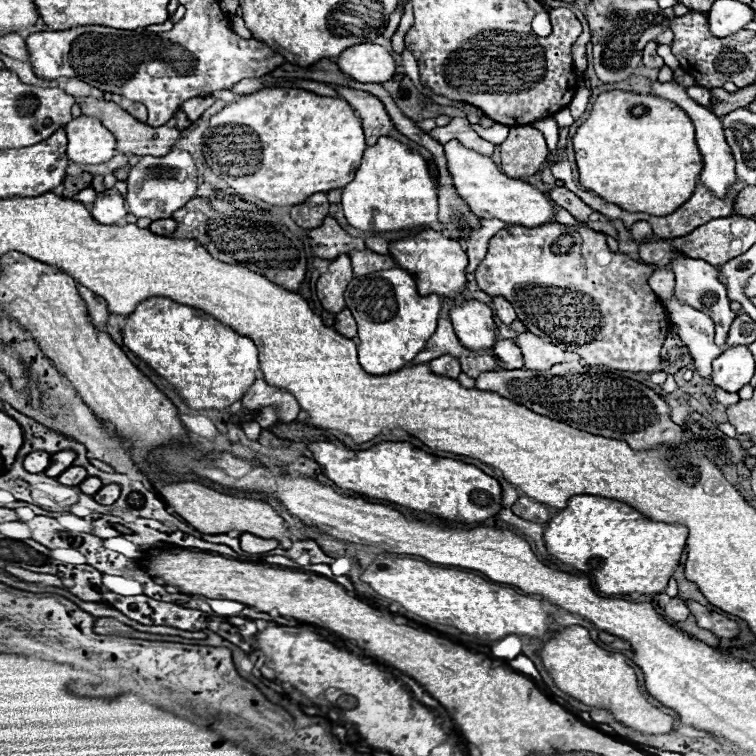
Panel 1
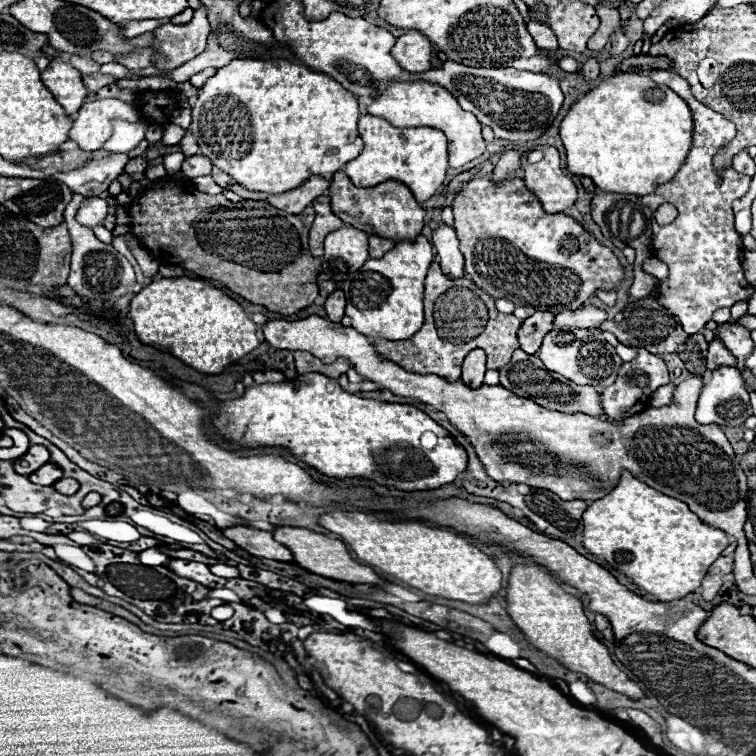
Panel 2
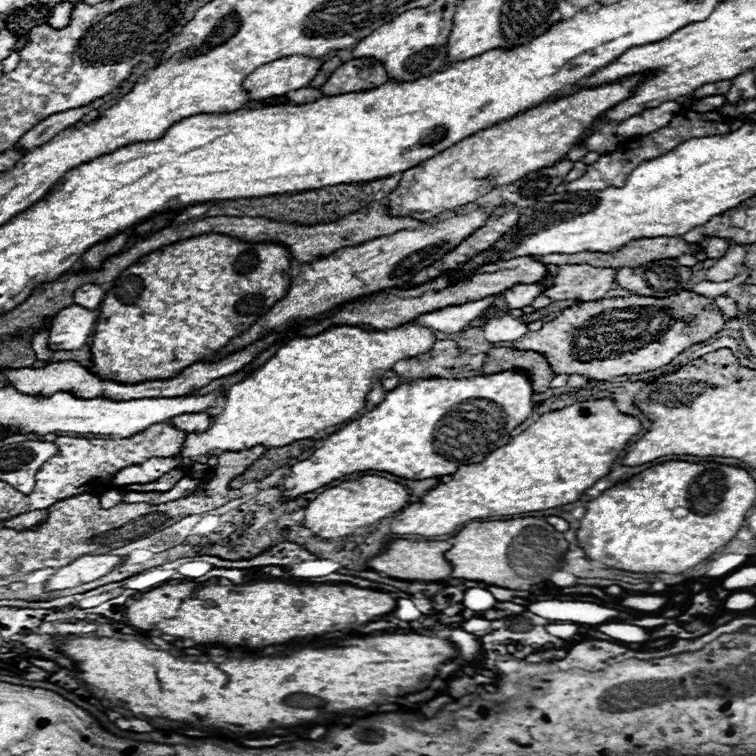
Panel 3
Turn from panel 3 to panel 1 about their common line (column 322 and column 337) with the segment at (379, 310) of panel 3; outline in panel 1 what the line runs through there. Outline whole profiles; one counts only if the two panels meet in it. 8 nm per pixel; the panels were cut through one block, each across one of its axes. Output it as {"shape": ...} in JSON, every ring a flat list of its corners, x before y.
{"shape":[[344,308,342,312,336,314,334,328,336,328,342,336,346,336,346,338,354,338,354,336,356,336,356,322,354,322,354,318,352,318,352,314,350,314,348,308]]}

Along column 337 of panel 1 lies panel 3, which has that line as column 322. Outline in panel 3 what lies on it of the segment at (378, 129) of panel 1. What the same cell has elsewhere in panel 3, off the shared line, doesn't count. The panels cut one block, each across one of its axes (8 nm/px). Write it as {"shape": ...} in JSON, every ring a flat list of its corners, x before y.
{"shape":[[354,58,336,68,320,90,324,92,324,96,336,96,346,92,370,90,388,80,388,72,374,58]]}

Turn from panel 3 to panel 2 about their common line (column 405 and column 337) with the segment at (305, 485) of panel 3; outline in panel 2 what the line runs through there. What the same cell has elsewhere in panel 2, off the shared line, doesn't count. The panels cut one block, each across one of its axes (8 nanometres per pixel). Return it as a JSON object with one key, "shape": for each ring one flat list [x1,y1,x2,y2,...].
{"shape":[[318,372,282,384,246,388,244,396,222,402,214,428,242,448,284,446,320,474,332,478,362,476,406,492,440,488,468,468,466,450,422,410,348,394,338,386,338,380]]}

